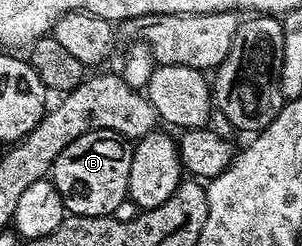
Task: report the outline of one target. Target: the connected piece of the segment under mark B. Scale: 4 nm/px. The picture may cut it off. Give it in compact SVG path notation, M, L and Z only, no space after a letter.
M91 131L78 137L78 141L70 141L70 145L66 145L62 153L58 153L50 172L52 184L56 186L64 202L65 212L68 215L81 215L82 217L115 216L119 212L116 210L128 199L131 160L132 153L129 144L112 131Z

